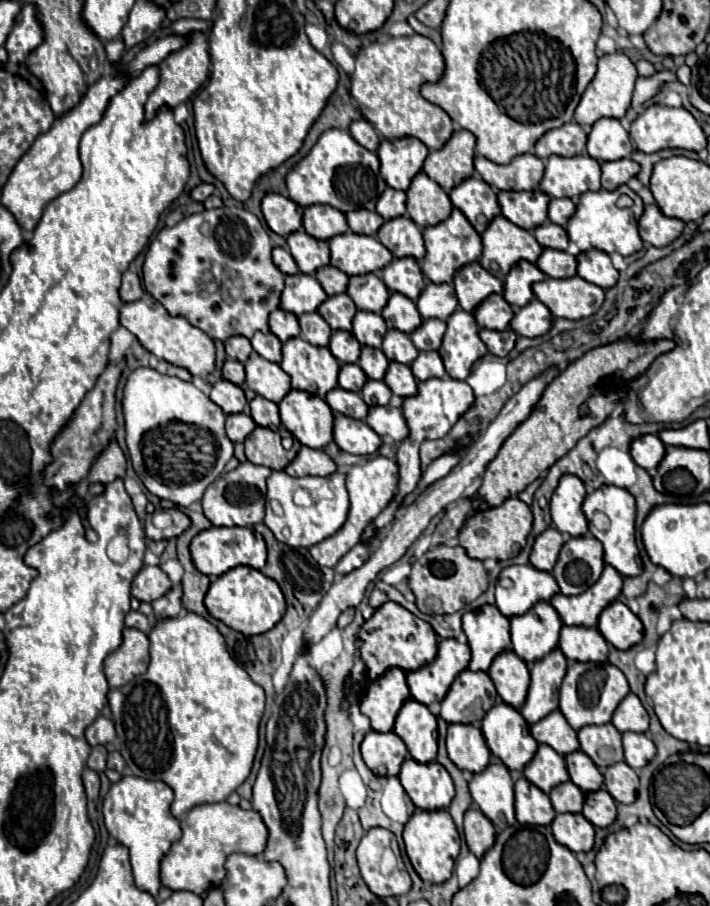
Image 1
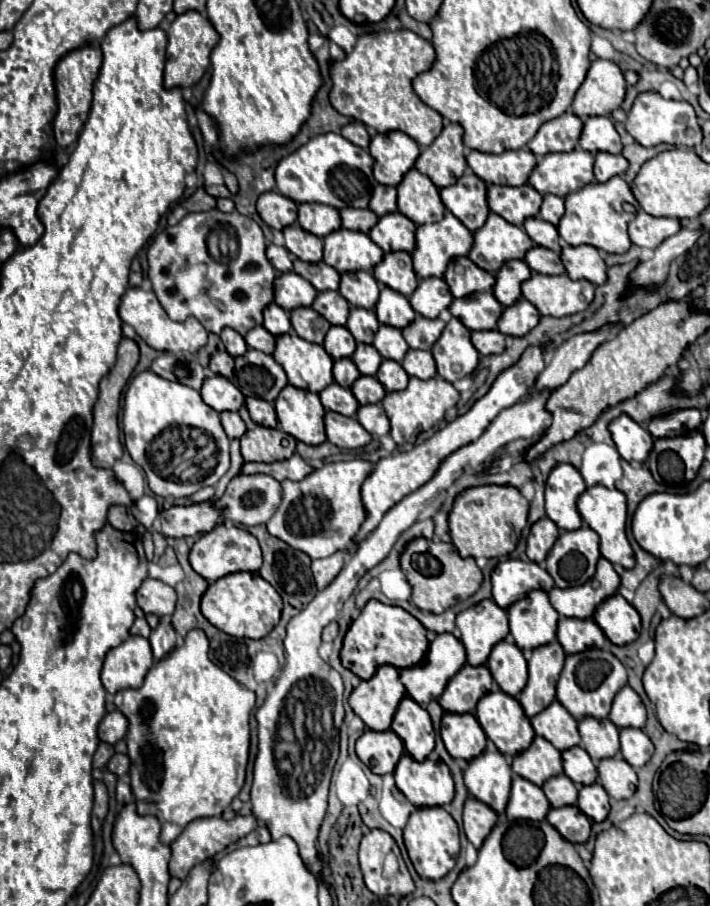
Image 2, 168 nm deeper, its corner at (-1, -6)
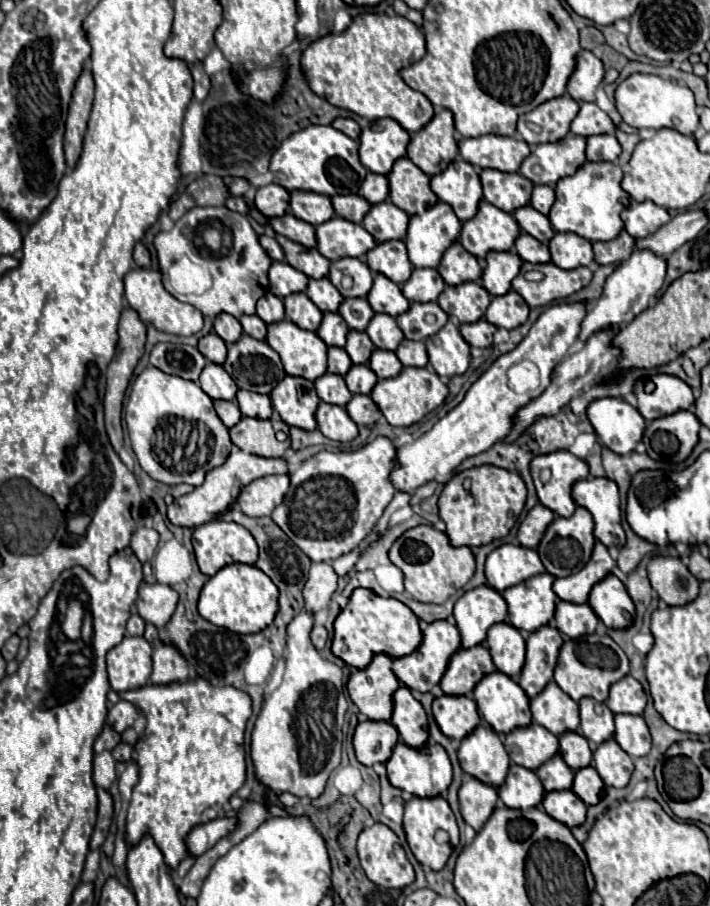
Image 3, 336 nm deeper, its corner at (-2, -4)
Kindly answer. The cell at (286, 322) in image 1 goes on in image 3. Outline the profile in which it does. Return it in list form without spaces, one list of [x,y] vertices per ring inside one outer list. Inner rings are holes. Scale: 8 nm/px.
[[[266,293],[258,305],[256,305],[256,315],[266,323],[266,325],[272,325],[272,323],[278,323],[284,319],[284,303],[280,297],[272,295],[272,293]]]

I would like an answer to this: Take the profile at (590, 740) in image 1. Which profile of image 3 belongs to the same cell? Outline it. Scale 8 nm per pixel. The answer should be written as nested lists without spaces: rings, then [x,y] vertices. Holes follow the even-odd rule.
[[[582,699],[580,721],[582,735],[594,745],[600,745],[614,737],[614,715],[604,703],[596,703],[594,699]]]

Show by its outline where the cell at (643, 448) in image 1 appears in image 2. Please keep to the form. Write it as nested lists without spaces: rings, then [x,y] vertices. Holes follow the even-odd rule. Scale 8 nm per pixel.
[[[625,413],[619,415],[617,419],[613,419],[607,425],[611,439],[619,451],[619,455],[625,461],[645,461],[651,447],[653,447],[653,437],[651,433],[639,425],[637,421],[633,421],[631,417],[627,417]]]

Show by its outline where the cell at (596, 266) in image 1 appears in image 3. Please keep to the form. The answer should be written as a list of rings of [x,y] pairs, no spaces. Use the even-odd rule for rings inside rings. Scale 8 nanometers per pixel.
[[[556,233],[550,241],[552,263],[560,269],[578,269],[588,267],[594,261],[592,243],[580,235],[572,233]]]

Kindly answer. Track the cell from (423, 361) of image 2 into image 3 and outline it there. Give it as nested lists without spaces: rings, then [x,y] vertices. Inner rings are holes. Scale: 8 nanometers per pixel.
[[[404,339],[400,347],[396,349],[398,359],[404,367],[426,367],[428,365],[428,353],[426,345],[422,341],[408,341]]]

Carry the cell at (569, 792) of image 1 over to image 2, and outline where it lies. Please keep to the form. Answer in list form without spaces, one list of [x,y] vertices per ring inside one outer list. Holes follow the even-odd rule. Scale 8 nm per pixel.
[[[561,773],[559,777],[551,777],[543,783],[541,787],[551,803],[551,807],[563,807],[563,805],[575,805],[577,801],[577,785],[565,775]]]

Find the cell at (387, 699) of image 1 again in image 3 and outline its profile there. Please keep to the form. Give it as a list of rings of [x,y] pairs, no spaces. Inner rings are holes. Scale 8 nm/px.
[[[374,655],[372,663],[366,669],[358,669],[348,679],[348,695],[354,701],[354,705],[372,721],[390,721],[392,717],[392,705],[394,705],[394,693],[400,687],[394,671],[392,671],[392,659],[388,655]]]

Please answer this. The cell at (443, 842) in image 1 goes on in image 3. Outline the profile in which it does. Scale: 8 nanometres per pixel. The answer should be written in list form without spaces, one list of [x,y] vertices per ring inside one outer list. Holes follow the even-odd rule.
[[[412,797],[406,805],[404,805],[404,831],[406,831],[406,839],[408,845],[414,853],[414,857],[430,867],[432,871],[440,871],[452,849],[458,845],[458,825],[456,825],[456,817],[452,813],[452,809],[448,807],[448,801],[444,797]]]

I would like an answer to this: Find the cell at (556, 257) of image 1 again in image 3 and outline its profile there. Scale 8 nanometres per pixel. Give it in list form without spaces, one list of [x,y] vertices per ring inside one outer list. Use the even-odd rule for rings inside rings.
[[[522,233],[520,239],[516,239],[516,251],[522,257],[522,261],[528,261],[528,263],[550,263],[552,261],[548,245],[540,243],[528,233]]]

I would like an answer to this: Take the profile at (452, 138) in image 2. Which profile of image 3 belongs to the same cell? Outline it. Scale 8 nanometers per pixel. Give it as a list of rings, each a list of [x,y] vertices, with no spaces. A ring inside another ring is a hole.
[[[448,109],[436,113],[422,131],[412,135],[406,155],[428,177],[442,173],[458,155],[458,141],[454,137],[454,115]]]

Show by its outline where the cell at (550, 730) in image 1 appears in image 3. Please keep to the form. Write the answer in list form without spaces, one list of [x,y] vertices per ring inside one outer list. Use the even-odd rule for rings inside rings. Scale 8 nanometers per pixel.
[[[552,681],[548,687],[530,701],[532,717],[538,725],[546,727],[552,735],[560,737],[568,731],[578,731],[578,703],[572,701],[560,687]]]

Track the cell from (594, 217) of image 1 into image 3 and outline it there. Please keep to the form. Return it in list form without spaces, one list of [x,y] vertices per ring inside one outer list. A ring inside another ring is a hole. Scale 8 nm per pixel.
[[[584,163],[580,171],[568,179],[560,179],[556,185],[556,203],[548,215],[552,227],[560,233],[576,233],[590,243],[612,241],[624,229],[620,213],[626,209],[622,201],[628,201],[630,195],[620,187],[622,169],[614,163]]]

